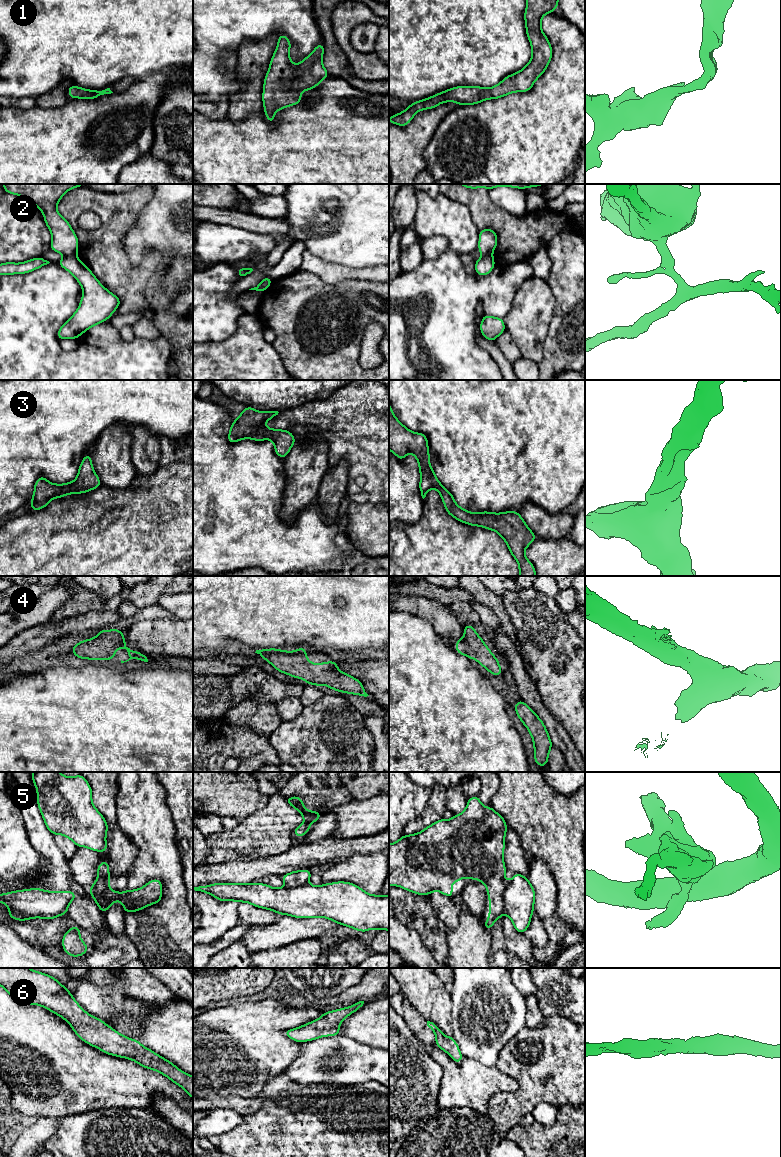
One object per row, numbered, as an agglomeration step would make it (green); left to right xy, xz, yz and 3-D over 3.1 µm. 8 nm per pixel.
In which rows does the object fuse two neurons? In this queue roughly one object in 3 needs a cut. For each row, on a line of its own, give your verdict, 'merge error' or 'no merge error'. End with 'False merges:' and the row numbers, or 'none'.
1: no merge error
2: merge error
3: no merge error
4: no merge error
5: merge error
6: no merge error
False merges: 2, 5

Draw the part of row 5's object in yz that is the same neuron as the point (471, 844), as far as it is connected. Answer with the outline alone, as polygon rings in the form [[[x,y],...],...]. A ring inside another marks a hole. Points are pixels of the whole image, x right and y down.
[[[473,796],[468,799],[467,807],[461,814],[453,815],[450,820],[442,818],[419,833],[403,835],[395,843],[389,844],[389,885],[399,886],[418,895],[430,895],[434,891],[439,891],[453,898],[451,888],[453,882],[459,882],[462,877],[479,880],[485,884],[489,896],[489,917],[483,926],[490,931],[494,922],[504,913],[503,892],[507,882],[503,852],[507,829],[506,822],[501,815],[492,807],[484,807],[479,796]]]

